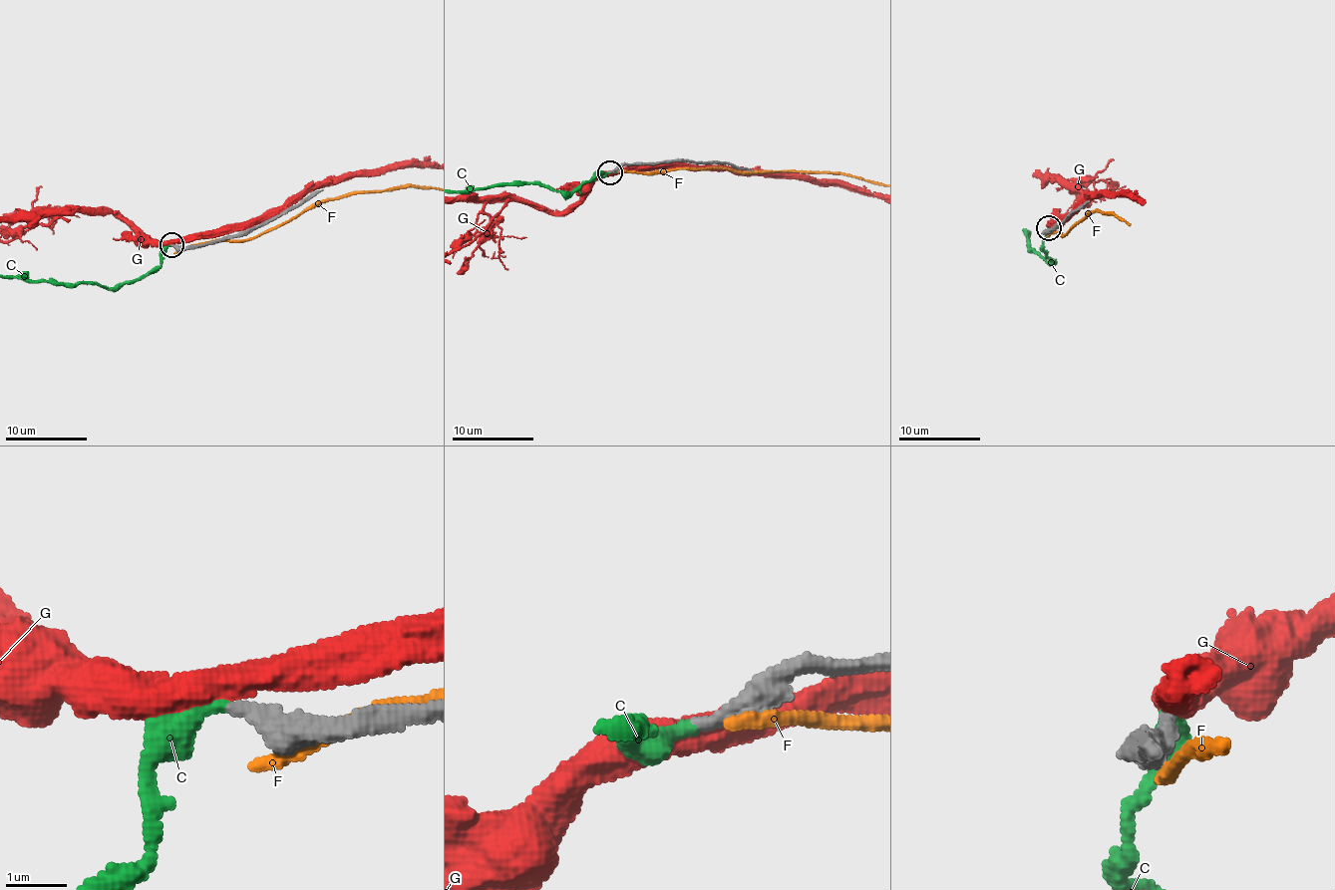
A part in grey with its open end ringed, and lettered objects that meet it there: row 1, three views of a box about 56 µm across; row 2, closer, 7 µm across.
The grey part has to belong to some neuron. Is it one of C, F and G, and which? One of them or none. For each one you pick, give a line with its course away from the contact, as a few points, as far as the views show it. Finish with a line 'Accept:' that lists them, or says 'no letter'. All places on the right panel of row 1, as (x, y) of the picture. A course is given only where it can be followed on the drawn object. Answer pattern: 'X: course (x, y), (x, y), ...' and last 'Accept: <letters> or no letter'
Accept: C

